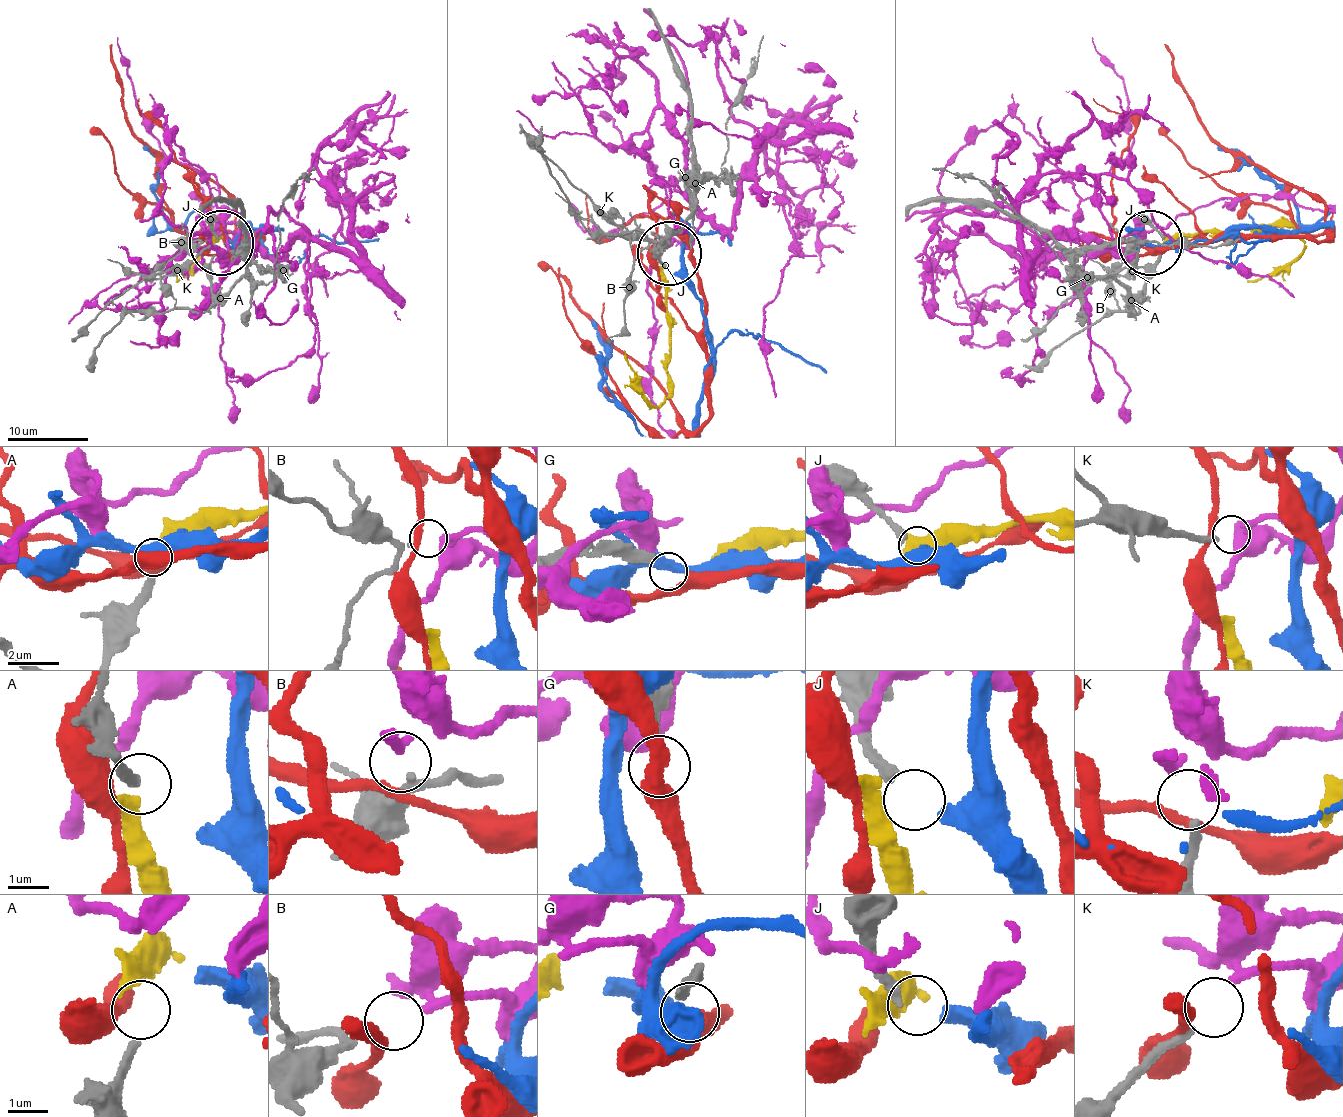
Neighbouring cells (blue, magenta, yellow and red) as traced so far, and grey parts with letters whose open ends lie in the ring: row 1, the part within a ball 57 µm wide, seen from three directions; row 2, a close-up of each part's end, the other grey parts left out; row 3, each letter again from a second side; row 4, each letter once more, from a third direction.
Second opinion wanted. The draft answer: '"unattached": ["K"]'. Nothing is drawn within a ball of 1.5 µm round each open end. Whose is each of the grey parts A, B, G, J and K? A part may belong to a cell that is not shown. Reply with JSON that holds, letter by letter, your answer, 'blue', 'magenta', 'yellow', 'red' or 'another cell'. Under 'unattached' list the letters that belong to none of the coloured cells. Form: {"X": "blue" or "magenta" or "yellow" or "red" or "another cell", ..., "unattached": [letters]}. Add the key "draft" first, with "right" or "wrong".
{"draft": "wrong", "A": "yellow", "B": "magenta", "G": "another cell", "J": "blue", "K": "another cell", "unattached": ["G", "K"]}

